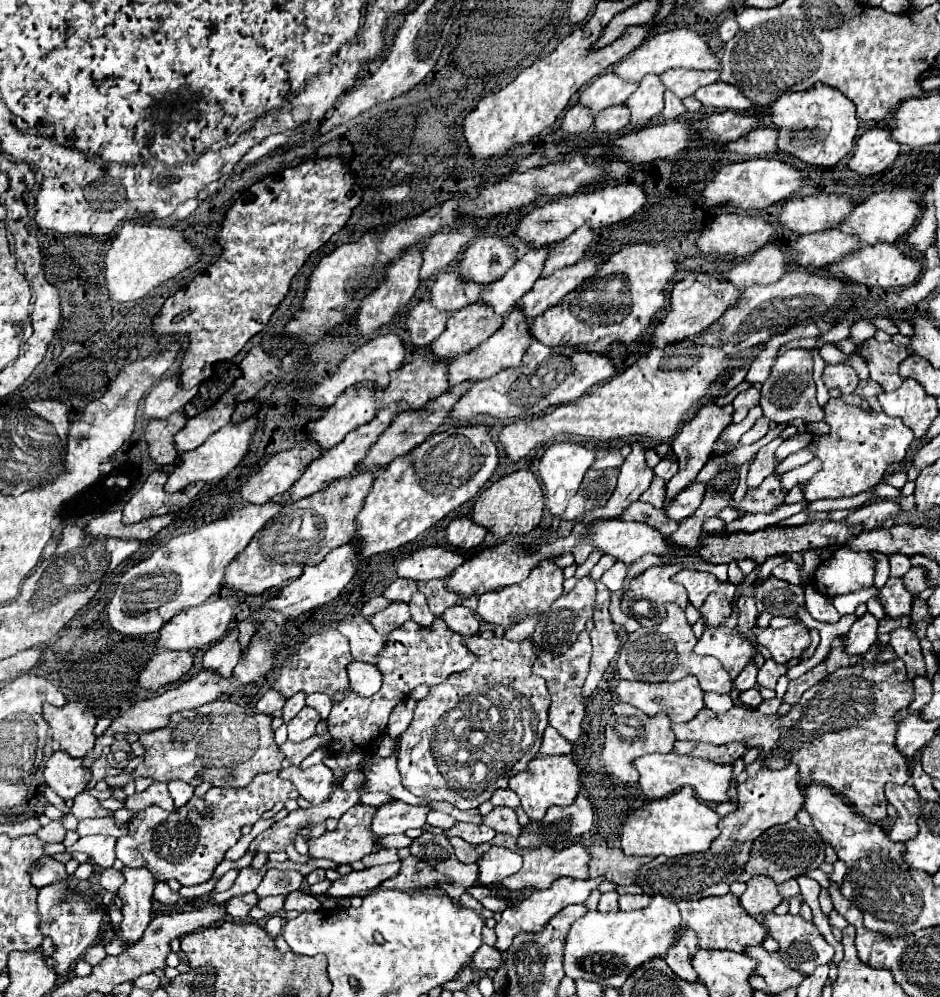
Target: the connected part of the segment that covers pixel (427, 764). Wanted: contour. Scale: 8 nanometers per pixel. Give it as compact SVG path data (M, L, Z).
M466 637L464 645L476 653L476 663L464 673L450 675L418 701L412 725L398 739L398 771L402 785L420 799L446 801L458 809L478 809L494 791L508 789L508 779L518 771L516 763L522 761L522 769L528 769L528 763L538 755L538 741L542 741L548 727L550 693L544 679L532 673L538 649L530 639L514 643L508 639Z

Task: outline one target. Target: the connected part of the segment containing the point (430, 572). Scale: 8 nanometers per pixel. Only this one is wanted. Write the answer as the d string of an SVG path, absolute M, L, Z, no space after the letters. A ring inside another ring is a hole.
M426 547L414 551L398 565L398 577L426 583L430 579L446 579L458 565L464 563L464 557L444 549L444 547Z

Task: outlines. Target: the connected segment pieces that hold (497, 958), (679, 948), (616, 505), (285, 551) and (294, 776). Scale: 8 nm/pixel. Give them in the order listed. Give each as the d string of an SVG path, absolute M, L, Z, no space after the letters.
M482 945L482 947L476 951L474 961L472 961L472 965L474 965L474 967L478 965L482 971L486 971L486 969L498 971L498 969L502 967L502 963L504 963L504 959L502 959L500 951L496 951L494 947L488 947L488 945Z
M684 929L680 941L668 951L670 955L666 955L666 963L668 967L682 977L684 981L698 981L698 973L692 967L692 957L698 951L698 937L696 933L692 933L692 929Z
M632 443L632 453L626 457L624 465L620 467L616 491L606 501L606 505L596 507L590 513L584 513L574 521L560 521L560 525L552 531L552 537L566 537L572 531L572 525L576 525L576 521L596 521L596 519L600 521L604 517L618 519L624 513L624 509L630 503L634 503L650 487L652 477L654 473L652 469L648 469L646 459L644 459L644 447L640 443Z
M362 473L338 479L328 489L284 507L252 537L240 557L228 565L224 571L224 585L244 595L262 595L274 587L282 587L284 581L300 577L304 565L316 565L328 551L348 543L354 537L356 515L364 505L374 477L376 473Z
M312 765L307 769L300 769L300 767L288 767L280 771L282 779L288 779L294 783L294 787L298 789L298 793L310 801L312 805L318 805L320 801L326 801L330 797L330 793L334 791L334 775L332 771L324 765Z

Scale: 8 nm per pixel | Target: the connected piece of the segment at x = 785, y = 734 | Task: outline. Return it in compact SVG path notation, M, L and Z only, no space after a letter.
M860 661L858 667L844 667L828 675L824 681L814 685L802 695L802 701L794 705L784 717L778 715L762 715L760 711L748 711L744 707L732 707L726 713L718 715L710 709L702 709L698 717L688 723L674 723L672 731L682 741L706 741L714 745L724 745L732 741L740 741L746 747L760 747L760 755L764 757L764 765L770 769L782 769L788 763L798 765L798 777L804 783L822 783L834 789L838 795L846 797L856 813L864 815L870 821L884 819L886 813L886 797L884 785L896 783L904 785L910 779L912 759L904 757L896 749L896 729L898 723L894 717L912 703L912 681L906 677L906 669L902 661L894 661L888 665L880 665L876 661Z

